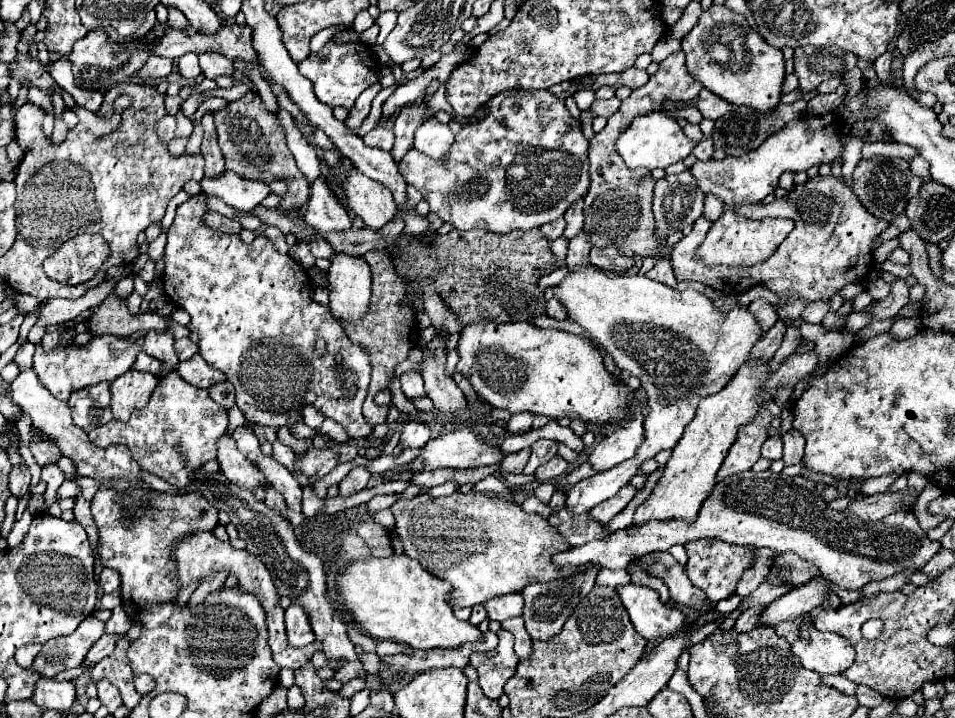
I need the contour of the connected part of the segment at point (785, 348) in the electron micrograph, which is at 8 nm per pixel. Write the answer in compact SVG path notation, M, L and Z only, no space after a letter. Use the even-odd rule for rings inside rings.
M788 327L779 350L777 350L771 359L771 370L777 370L777 368L781 365L781 362L795 351L795 349L800 345L800 342L801 335L797 327Z

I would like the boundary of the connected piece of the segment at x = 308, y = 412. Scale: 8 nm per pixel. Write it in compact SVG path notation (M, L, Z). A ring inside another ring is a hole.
M306 405L302 408L302 418L305 424L315 430L318 430L326 419L325 416L312 405Z

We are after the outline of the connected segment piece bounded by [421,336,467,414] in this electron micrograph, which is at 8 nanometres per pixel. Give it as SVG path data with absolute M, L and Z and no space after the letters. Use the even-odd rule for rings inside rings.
M435 336L431 340L431 348L437 352L435 358L429 358L427 354L423 356L423 380L425 380L425 390L427 396L433 400L435 408L441 412L459 412L467 408L465 402L465 394L457 388L457 384L453 382L453 378L449 378L445 374L445 346L439 340L439 336Z

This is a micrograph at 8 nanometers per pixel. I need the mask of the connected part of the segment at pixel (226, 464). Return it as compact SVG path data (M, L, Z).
M221 436L219 440L219 452L217 462L221 466L221 472L229 482L235 482L241 490L257 490L259 484L259 470L253 466L235 446L233 436Z

